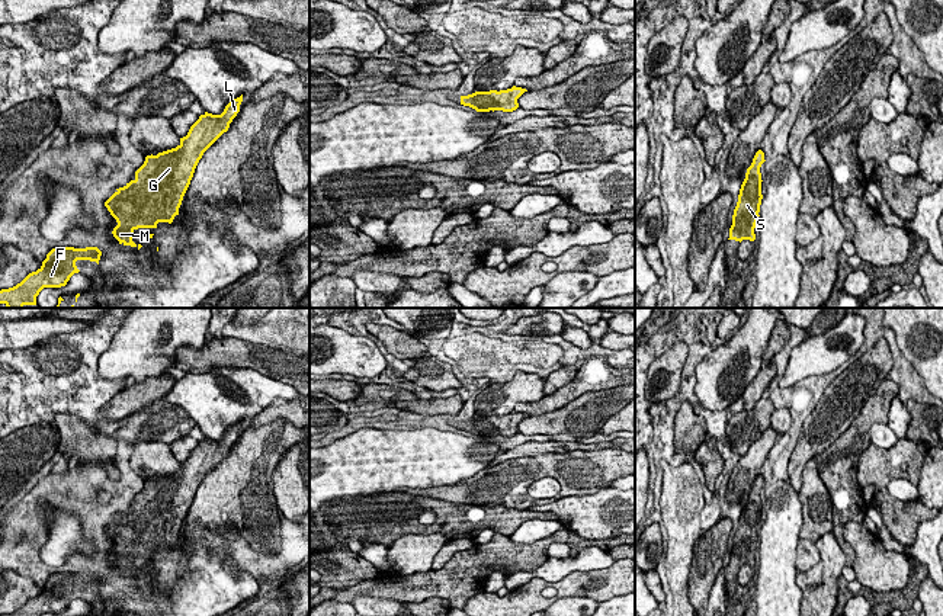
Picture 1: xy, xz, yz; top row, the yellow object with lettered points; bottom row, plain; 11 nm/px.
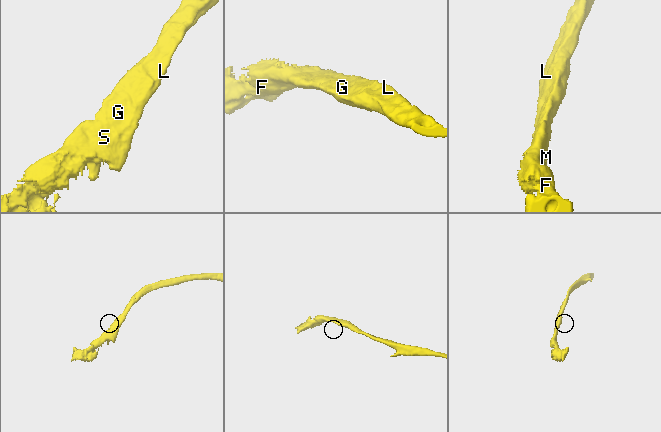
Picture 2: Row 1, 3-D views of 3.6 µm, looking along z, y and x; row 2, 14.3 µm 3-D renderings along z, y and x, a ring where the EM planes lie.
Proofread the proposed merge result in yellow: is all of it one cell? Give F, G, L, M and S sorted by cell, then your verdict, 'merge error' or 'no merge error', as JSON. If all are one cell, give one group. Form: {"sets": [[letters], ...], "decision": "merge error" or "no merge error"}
{"sets": [["F", "G", "L", "M", "S"]], "decision": "no merge error"}

